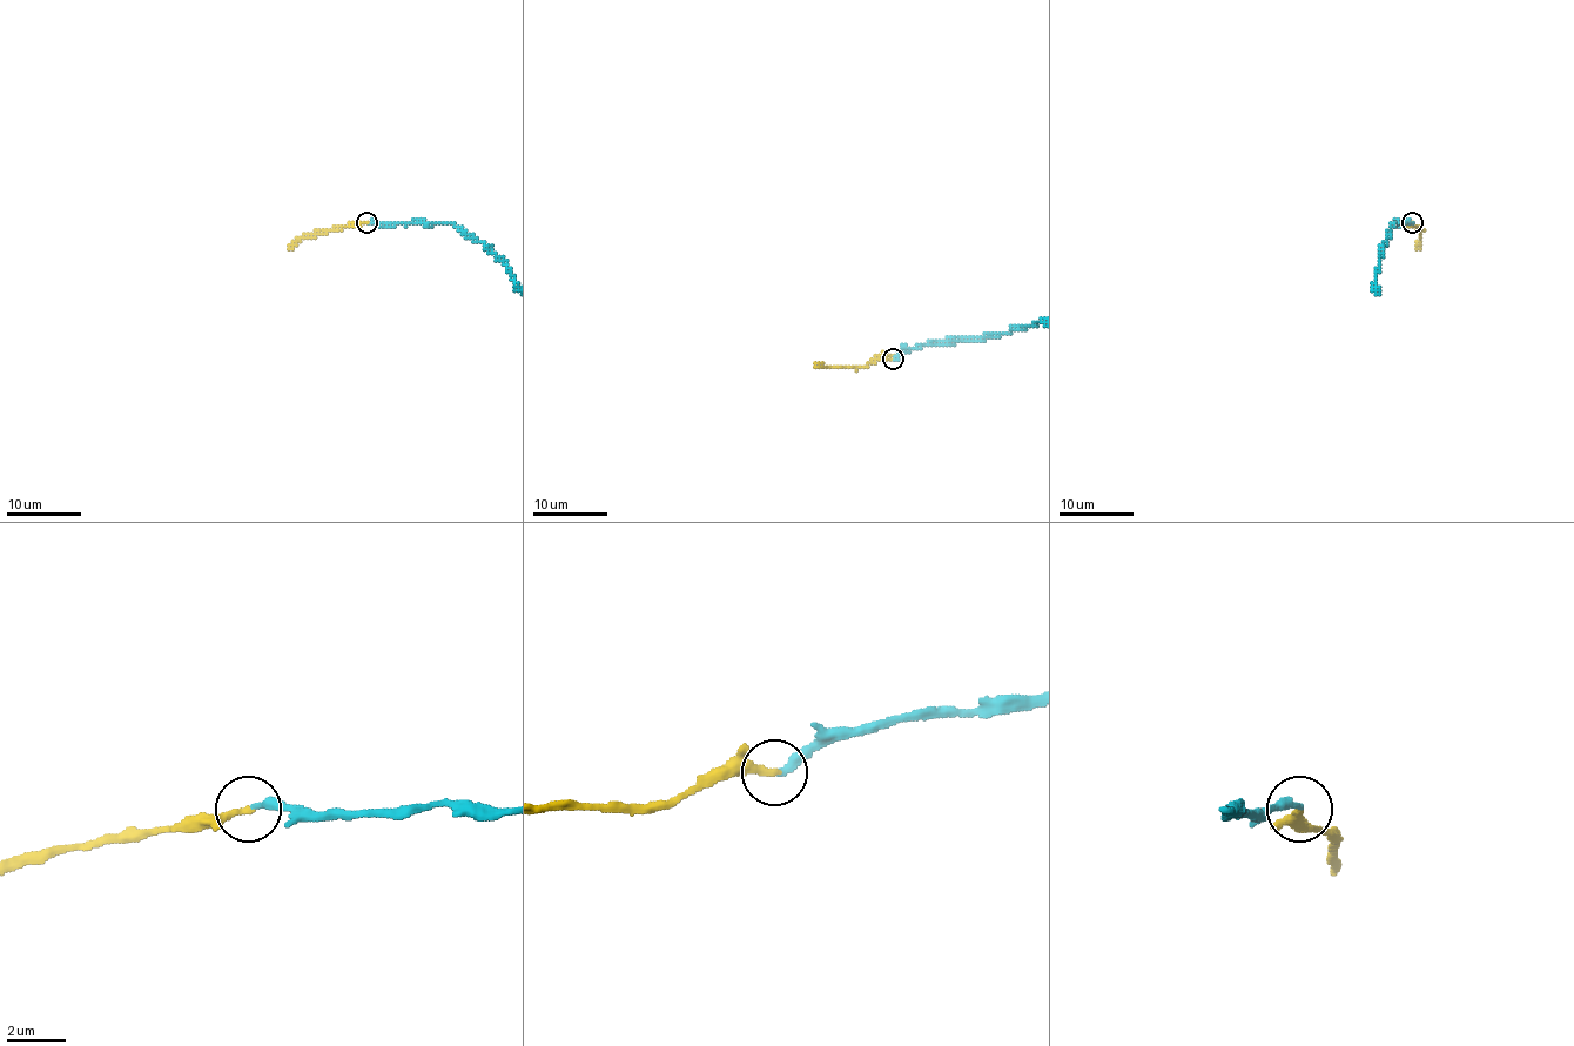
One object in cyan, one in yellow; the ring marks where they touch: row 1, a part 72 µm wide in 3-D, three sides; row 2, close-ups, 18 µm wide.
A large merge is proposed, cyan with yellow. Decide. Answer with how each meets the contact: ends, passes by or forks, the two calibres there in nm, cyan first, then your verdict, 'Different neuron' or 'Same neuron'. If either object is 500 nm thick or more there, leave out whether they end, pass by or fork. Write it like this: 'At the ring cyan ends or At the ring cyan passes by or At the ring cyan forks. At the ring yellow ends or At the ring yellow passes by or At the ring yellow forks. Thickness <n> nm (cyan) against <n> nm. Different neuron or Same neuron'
At the ring cyan ends. At the ring yellow ends. Thickness 280 nm (cyan) against 240 nm. Same neuron

